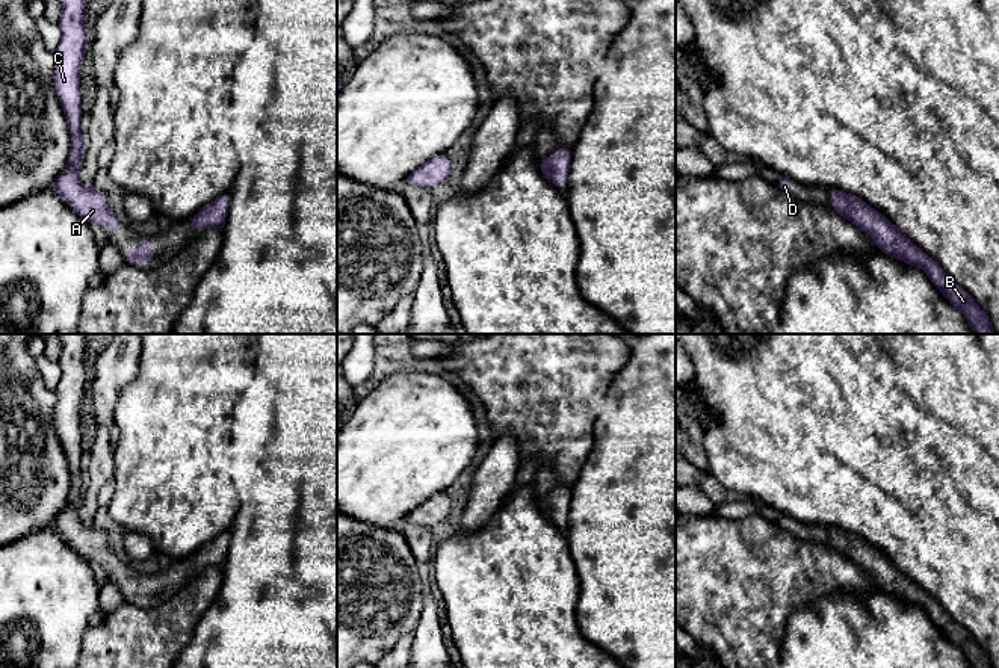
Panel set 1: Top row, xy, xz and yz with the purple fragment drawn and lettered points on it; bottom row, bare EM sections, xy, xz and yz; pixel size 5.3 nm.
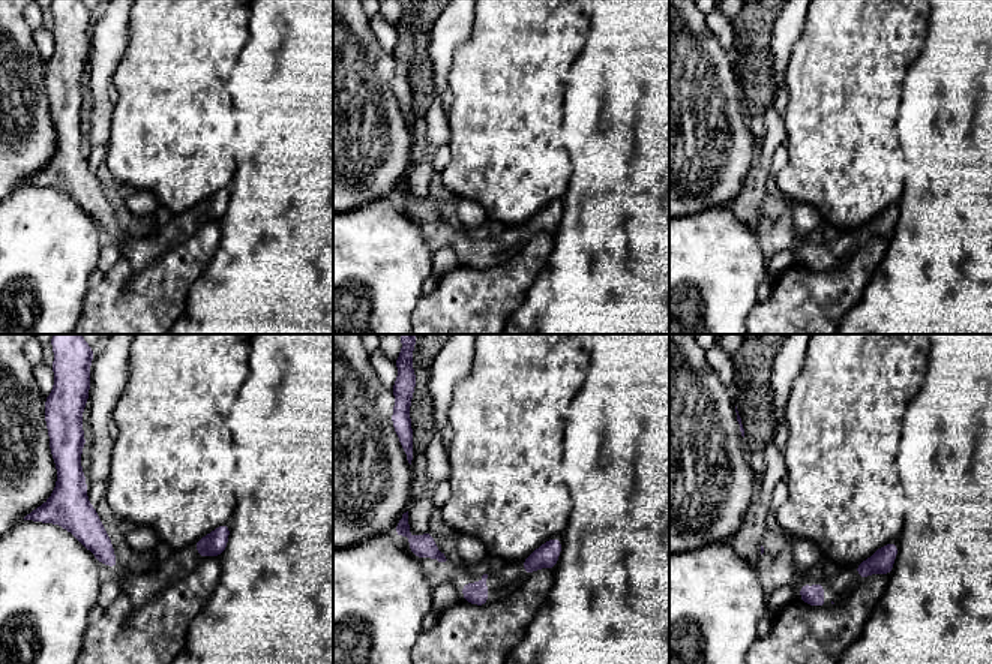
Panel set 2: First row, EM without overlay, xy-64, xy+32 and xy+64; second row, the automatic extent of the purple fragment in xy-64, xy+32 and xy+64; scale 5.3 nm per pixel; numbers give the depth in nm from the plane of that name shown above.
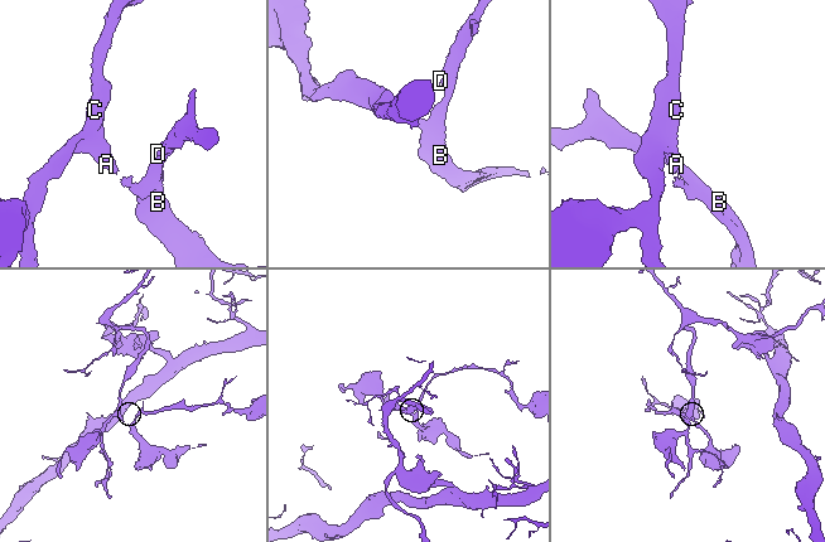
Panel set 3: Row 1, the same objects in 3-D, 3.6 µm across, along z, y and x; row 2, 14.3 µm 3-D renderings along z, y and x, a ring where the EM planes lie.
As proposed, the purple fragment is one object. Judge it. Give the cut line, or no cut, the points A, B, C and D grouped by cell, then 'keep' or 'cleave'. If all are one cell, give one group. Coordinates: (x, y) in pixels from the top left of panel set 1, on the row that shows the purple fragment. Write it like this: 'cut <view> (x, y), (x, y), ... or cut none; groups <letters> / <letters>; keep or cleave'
cut none; groups A B C D; keep

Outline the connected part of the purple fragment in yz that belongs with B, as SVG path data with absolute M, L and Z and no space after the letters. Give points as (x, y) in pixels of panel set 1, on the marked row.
M830 189L833 210L858 225L884 254L920 268L943 296L955 305L975 334L996 334L987 313L973 298L955 284L937 261L929 258L907 236L904 236L884 215L874 210L858 196Z

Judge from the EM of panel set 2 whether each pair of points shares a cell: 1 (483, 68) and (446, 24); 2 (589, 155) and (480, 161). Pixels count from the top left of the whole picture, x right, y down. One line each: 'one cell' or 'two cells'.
1: two cells
2: two cells

